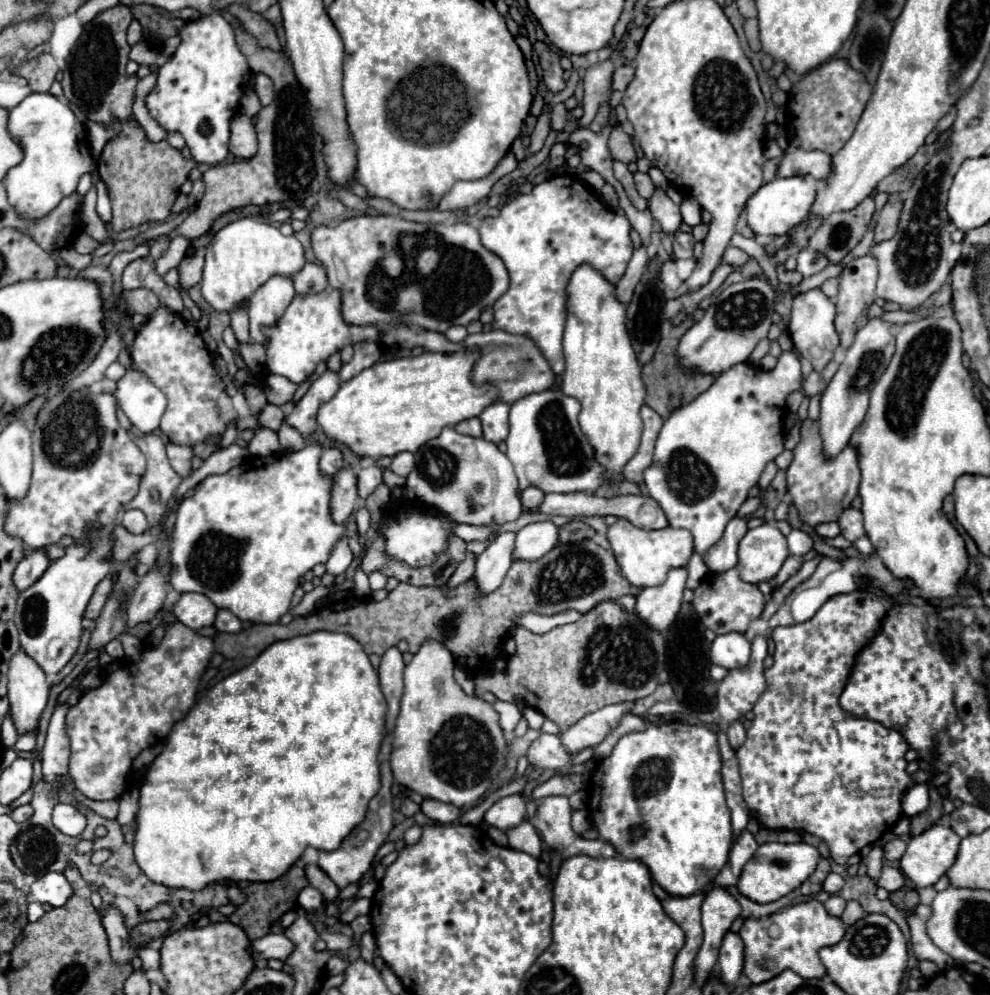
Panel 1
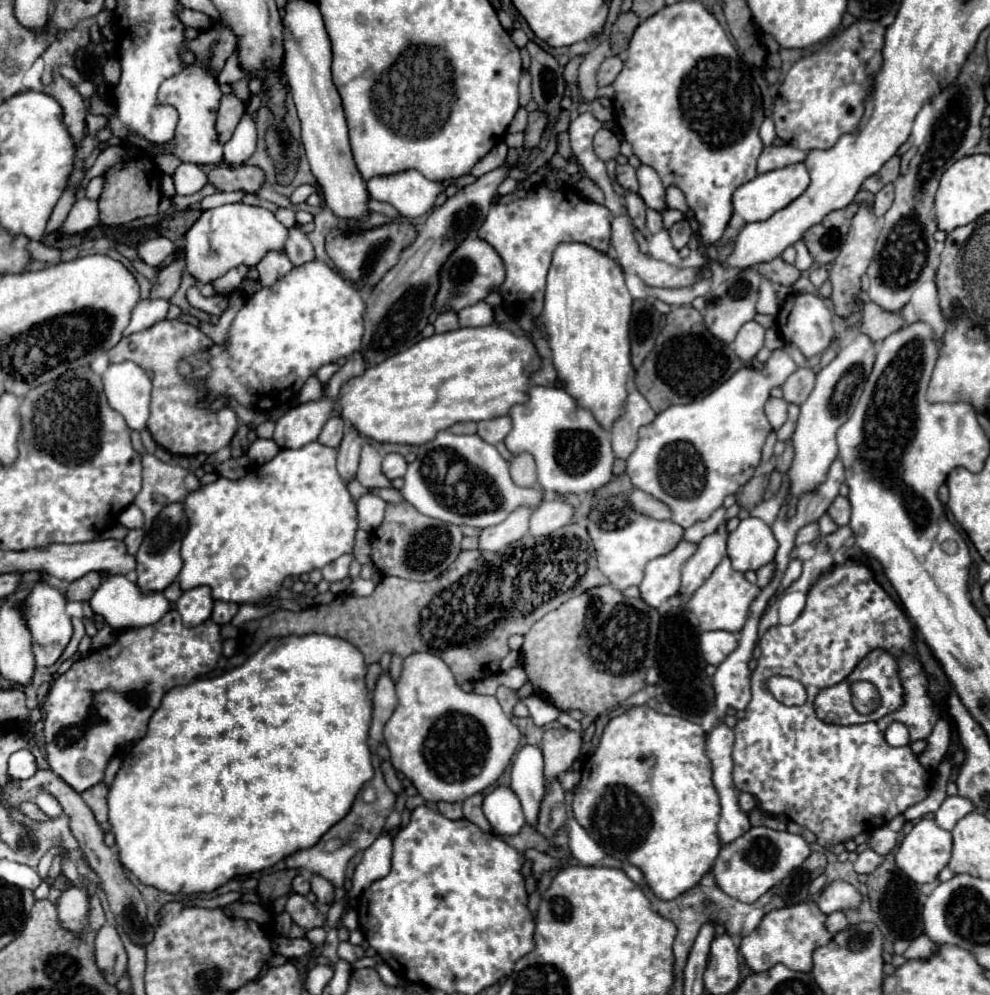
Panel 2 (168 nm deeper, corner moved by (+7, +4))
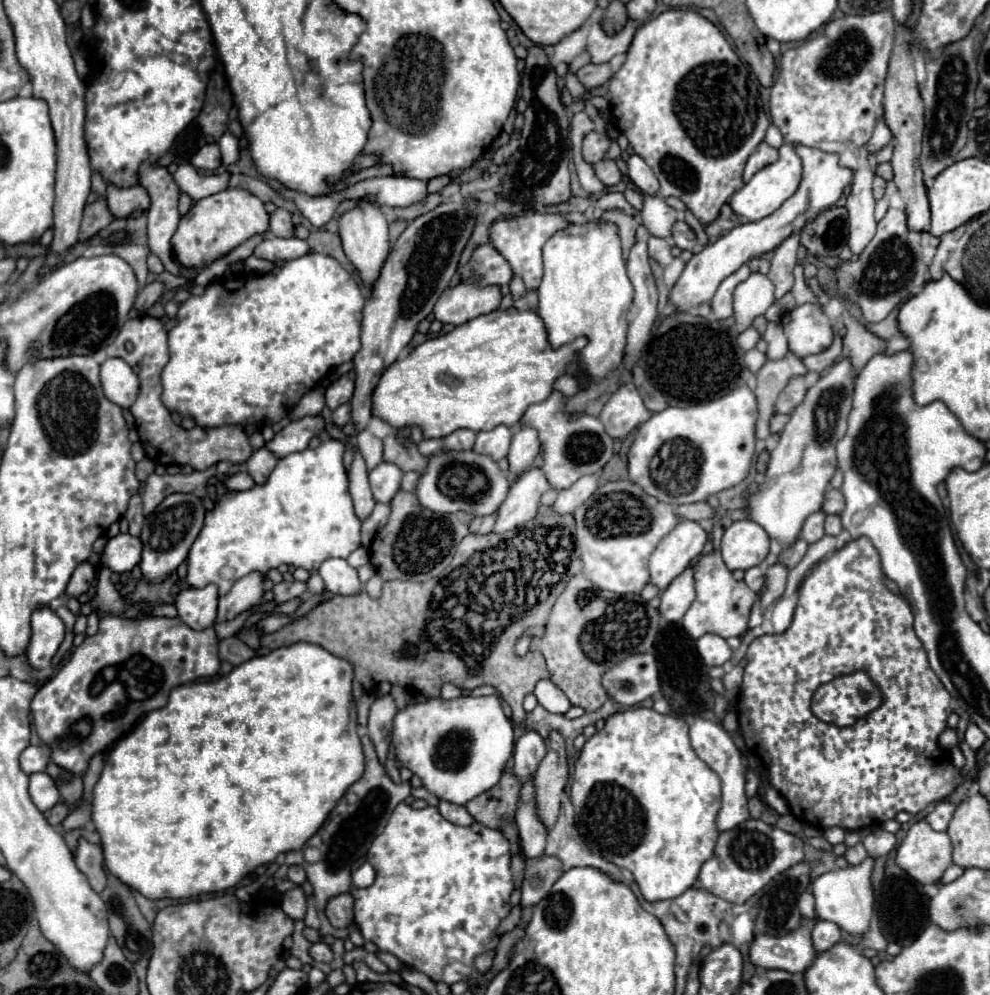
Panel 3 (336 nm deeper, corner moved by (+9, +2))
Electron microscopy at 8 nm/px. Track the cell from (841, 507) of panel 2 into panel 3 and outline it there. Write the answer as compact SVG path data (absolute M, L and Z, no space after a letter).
M829 489L829 491L825 493L823 511L825 511L827 515L841 515L843 505L845 505L845 501L843 501L843 495L841 495L839 489Z

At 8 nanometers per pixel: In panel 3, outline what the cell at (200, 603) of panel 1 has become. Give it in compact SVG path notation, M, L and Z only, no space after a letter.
M207 585L203 589L185 587L175 599L177 613L191 629L205 629L215 623L217 617L217 587Z

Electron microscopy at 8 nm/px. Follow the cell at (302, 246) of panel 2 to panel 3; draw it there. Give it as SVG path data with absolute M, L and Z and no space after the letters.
M277 209L273 215L271 215L271 225L269 225L269 229L271 229L271 233L275 235L275 237L283 237L283 239L287 239L287 237L293 237L295 235L295 225L293 225L293 221L291 221L291 213L287 211L287 209Z

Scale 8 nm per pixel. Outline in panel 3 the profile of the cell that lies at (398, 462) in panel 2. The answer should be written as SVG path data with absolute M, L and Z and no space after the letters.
M379 463L371 473L369 473L369 483L375 501L391 501L391 497L399 491L403 471L395 463Z

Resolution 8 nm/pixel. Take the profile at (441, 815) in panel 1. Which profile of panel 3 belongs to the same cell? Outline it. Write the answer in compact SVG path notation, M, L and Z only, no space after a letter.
M441 801L439 803L439 813L447 819L447 821L451 821L451 823L455 823L455 825L471 825L475 819L467 813L467 809L465 807L461 807L461 805L451 805L451 803L447 803L447 801Z

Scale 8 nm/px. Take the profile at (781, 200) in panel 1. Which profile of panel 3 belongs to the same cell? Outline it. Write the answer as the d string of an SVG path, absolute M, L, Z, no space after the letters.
M783 145L779 147L779 159L767 167L763 167L759 173L753 175L753 179L749 183L745 183L729 201L731 209L735 211L735 215L743 217L745 221L761 221L767 215L771 215L773 211L777 211L799 187L801 183L801 175L803 175L803 165L795 153L793 145Z

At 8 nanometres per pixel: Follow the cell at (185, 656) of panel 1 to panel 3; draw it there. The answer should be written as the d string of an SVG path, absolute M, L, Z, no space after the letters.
M113 615L101 617L99 631L93 637L85 637L85 641L73 651L69 663L63 665L31 701L33 725L41 743L51 749L51 761L65 771L83 775L89 765L87 761L95 753L101 753L119 741L145 713L161 709L167 703L167 695L173 687L191 683L195 679L213 677L221 665L217 645L219 637L215 627L195 631L183 625L179 617L147 617L141 621L129 621Z

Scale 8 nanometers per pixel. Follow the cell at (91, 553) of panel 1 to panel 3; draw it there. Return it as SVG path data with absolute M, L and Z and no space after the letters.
M47 605L37 607L31 615L31 643L27 647L27 659L33 669L45 669L49 667L53 655L57 653L63 635L65 625L61 617Z

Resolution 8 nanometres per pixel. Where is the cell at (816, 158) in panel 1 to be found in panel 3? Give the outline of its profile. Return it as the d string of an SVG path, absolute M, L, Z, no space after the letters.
M761 143L755 153L749 157L747 165L745 165L745 173L743 173L743 179L749 181L757 171L761 171L763 167L775 163L779 159L779 151L775 147L769 147L767 143Z

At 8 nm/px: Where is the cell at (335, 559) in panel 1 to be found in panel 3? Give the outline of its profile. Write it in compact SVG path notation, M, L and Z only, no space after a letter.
M327 559L319 567L319 575L325 581L327 591L339 595L357 595L361 591L361 581L357 571L345 559Z

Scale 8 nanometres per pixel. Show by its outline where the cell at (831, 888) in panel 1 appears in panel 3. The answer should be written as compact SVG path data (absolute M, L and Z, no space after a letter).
M805 891L805 893L799 897L799 909L801 909L801 915L803 915L803 917L813 917L813 915L815 915L813 905L815 905L813 895L811 895L809 891Z

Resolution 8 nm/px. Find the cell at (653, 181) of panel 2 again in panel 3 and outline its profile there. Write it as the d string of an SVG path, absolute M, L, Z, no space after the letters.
M631 155L627 161L627 175L629 179L645 193L645 195L657 195L659 191L659 181L655 177L655 173L651 171L651 167L639 157L639 155Z

